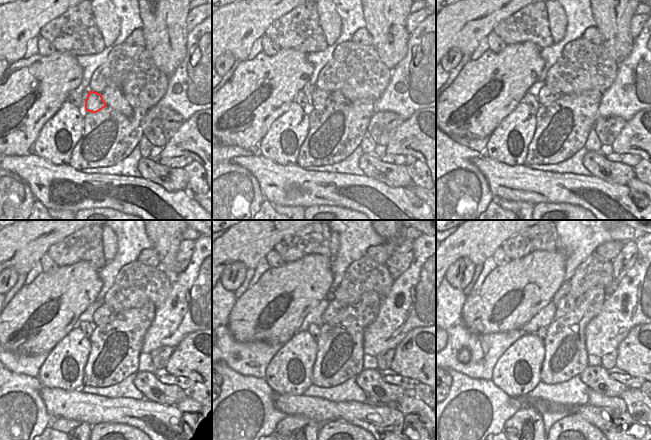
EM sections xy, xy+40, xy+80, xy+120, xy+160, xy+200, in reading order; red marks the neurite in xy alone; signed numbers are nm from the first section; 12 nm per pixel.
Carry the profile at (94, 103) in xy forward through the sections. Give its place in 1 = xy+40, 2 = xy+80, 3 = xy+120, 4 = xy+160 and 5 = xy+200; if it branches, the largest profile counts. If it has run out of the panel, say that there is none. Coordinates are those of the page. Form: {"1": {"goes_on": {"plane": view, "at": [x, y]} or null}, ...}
{"1": {"goes_on": {"plane": "xy+40", "at": [320, 98]}}, "2": {"goes_on": {"plane": "xy+80", "at": [547, 94]}}, "3": {"goes_on": {"plane": "xy+120", "at": [105, 314]}}, "4": {"goes_on": {"plane": "xy+160", "at": [334, 308]}}, "5": {"goes_on": {"plane": "xy+200", "at": [566, 304]}}}

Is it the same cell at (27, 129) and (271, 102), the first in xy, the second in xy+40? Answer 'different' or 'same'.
same

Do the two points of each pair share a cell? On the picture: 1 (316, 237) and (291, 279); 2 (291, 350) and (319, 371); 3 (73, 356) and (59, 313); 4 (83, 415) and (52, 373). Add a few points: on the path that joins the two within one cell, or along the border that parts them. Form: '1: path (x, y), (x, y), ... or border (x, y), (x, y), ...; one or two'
1: border (328, 257), (304, 255), (297, 260), (284, 263); two
2: border (317, 344), (311, 383); two
3: border (75, 326), (50, 351); two
4: border (43, 386), (59, 387), (66, 390), (79, 389); two

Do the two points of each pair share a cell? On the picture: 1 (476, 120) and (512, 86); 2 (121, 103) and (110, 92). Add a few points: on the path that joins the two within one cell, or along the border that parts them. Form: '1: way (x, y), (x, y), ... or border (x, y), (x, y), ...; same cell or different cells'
1: way (485, 111), (503, 93); same cell
2: way (118, 100), (113, 95); same cell

